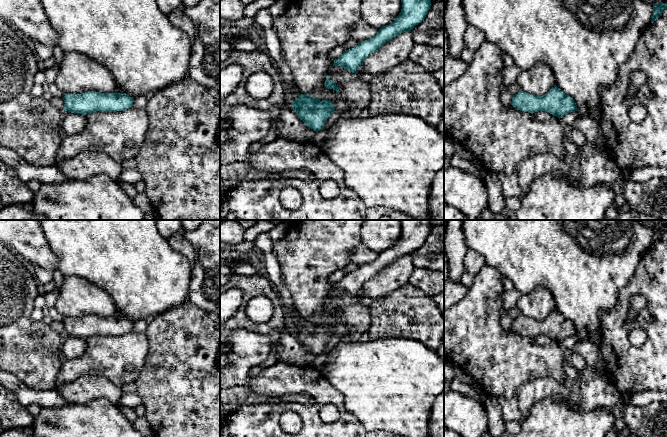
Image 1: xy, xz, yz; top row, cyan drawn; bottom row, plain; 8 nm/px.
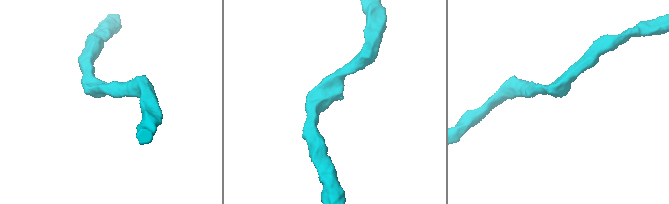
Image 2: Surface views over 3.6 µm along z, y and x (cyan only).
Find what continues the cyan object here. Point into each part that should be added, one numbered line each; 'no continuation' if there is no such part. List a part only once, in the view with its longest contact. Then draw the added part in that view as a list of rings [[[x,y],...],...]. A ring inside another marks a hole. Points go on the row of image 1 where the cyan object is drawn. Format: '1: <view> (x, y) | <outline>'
no continuation

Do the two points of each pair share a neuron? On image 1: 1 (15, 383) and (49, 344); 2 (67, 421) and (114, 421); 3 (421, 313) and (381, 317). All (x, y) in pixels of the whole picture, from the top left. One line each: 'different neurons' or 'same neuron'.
1: different neurons
2: same neuron
3: same neuron

